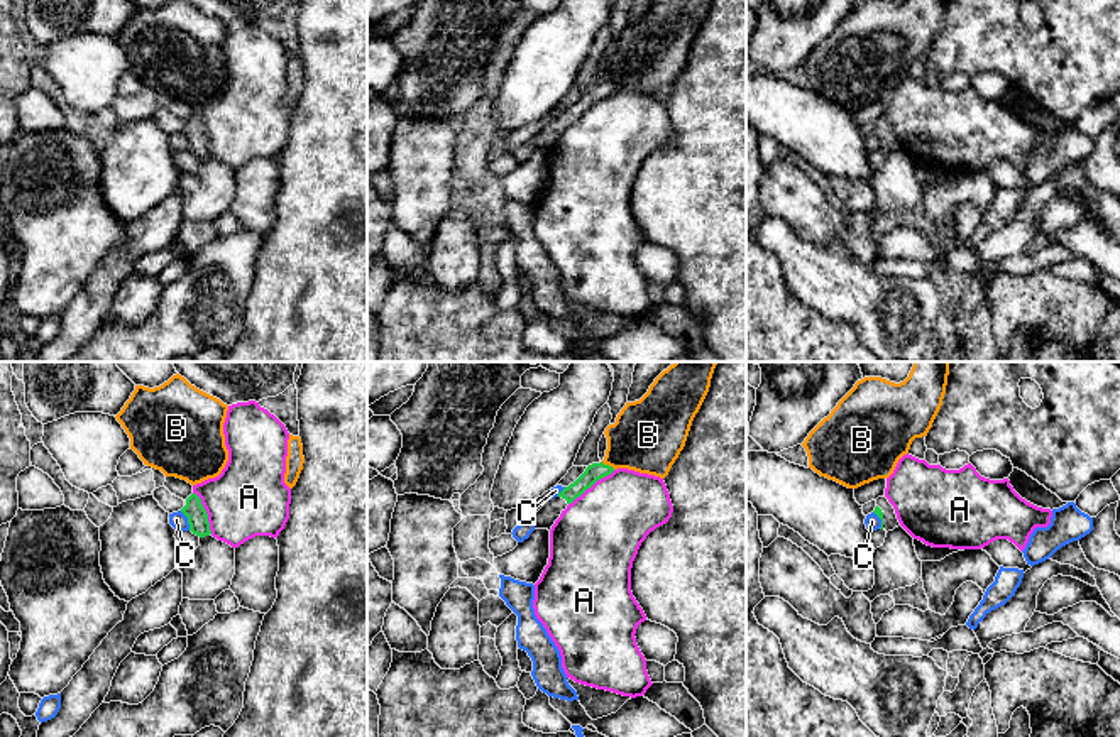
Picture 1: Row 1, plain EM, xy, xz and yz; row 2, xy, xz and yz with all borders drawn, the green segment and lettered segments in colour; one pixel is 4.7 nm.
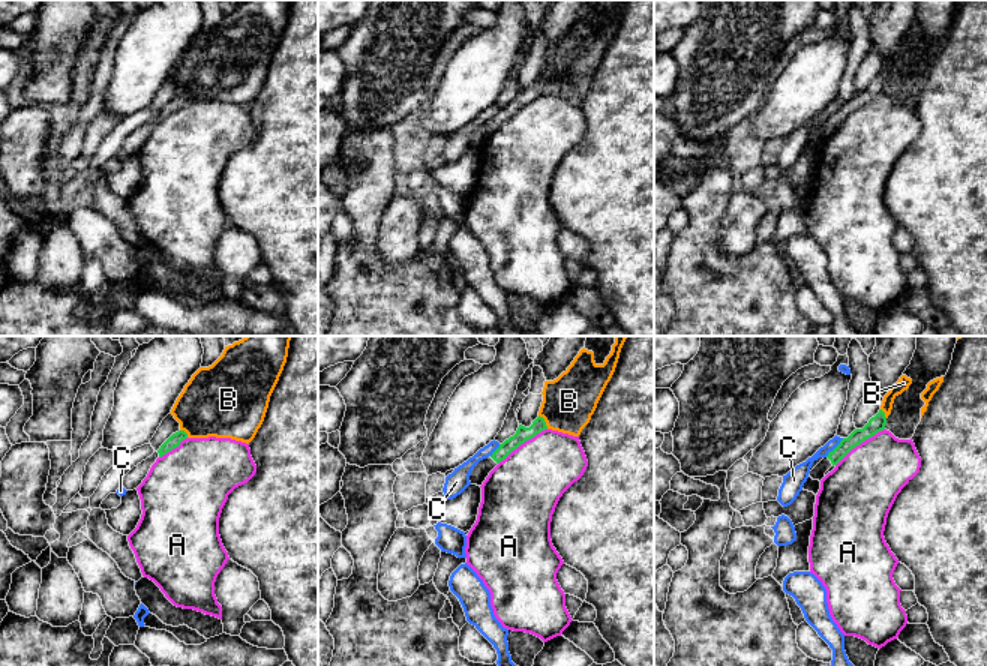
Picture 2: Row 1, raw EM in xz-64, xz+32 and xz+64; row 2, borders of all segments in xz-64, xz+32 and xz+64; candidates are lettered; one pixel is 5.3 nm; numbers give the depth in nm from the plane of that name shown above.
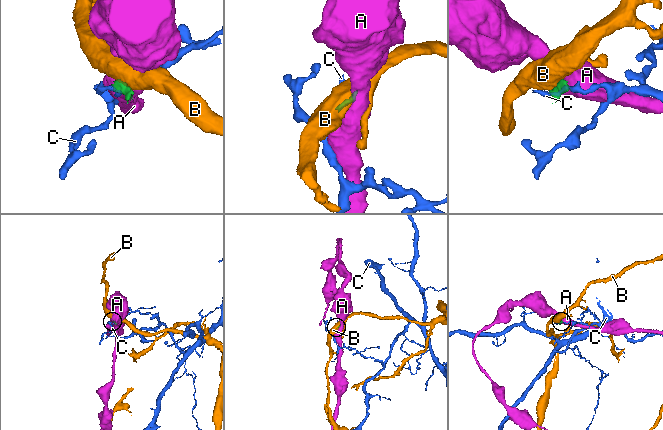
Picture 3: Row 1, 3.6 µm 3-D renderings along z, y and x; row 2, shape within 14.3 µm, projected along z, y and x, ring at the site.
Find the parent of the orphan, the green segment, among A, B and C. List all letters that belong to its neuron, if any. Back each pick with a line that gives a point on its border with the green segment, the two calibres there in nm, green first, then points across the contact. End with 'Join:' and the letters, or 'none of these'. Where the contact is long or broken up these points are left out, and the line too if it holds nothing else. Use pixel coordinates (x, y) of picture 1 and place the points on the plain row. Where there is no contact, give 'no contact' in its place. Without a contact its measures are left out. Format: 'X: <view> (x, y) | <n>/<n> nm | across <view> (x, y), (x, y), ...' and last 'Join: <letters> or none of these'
Join: none of these

